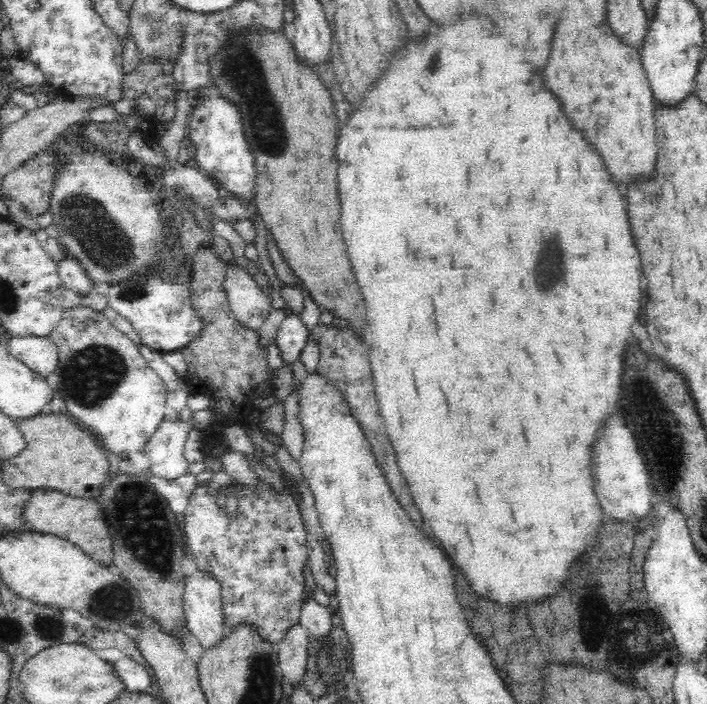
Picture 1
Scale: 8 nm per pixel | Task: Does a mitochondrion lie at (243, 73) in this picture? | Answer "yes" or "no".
yes

